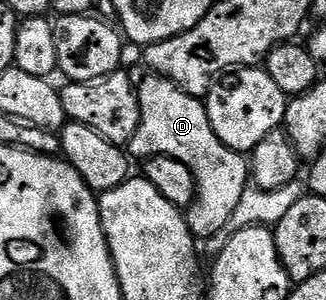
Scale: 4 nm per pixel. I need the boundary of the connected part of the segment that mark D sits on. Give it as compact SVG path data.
M146 64L130 66L129 72L137 79L135 94L141 107L141 123L129 146L130 156L168 157L185 163L195 176L195 200L185 209L187 225L197 239L217 235L229 223L237 203L241 203L241 195L249 188L248 158L217 139L217 131L209 123L207 106L200 98L189 95L159 73L150 72Z

